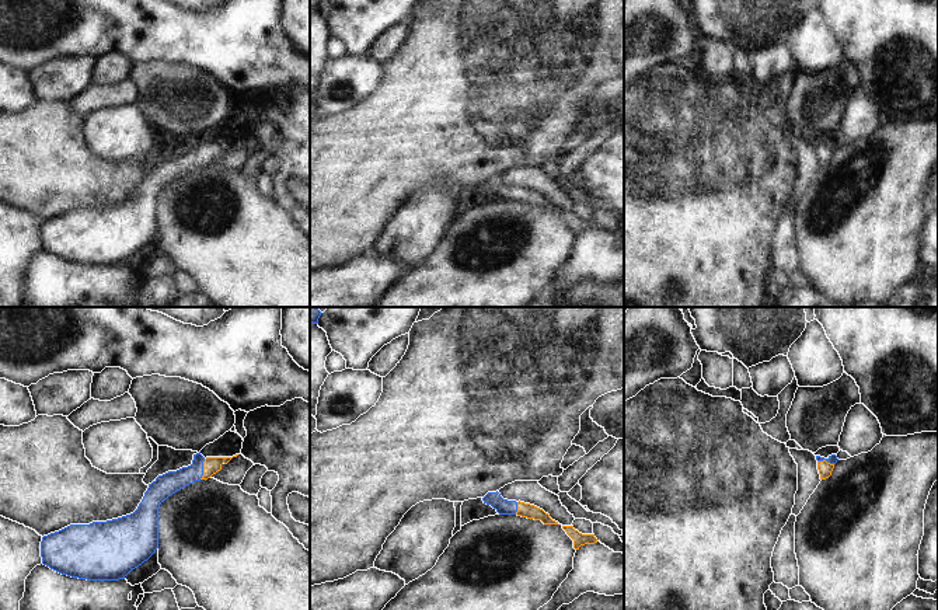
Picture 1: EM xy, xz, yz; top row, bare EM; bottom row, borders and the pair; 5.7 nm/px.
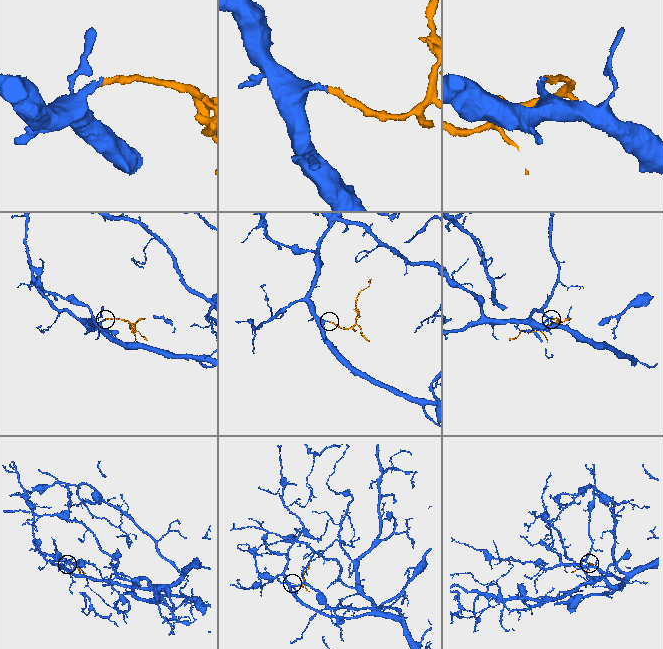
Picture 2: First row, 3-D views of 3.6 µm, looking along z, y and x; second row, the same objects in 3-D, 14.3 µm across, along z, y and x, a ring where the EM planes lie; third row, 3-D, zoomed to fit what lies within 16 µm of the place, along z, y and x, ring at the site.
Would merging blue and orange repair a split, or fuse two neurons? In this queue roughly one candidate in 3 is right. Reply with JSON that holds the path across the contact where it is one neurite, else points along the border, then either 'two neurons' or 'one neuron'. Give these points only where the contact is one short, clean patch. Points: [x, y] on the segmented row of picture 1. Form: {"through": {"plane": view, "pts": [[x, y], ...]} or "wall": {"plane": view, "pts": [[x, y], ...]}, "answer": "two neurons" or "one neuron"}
{"through": {"plane": "xy", "pts": [[167, 484], [202, 469], [212, 464]]}, "answer": "one neuron"}

